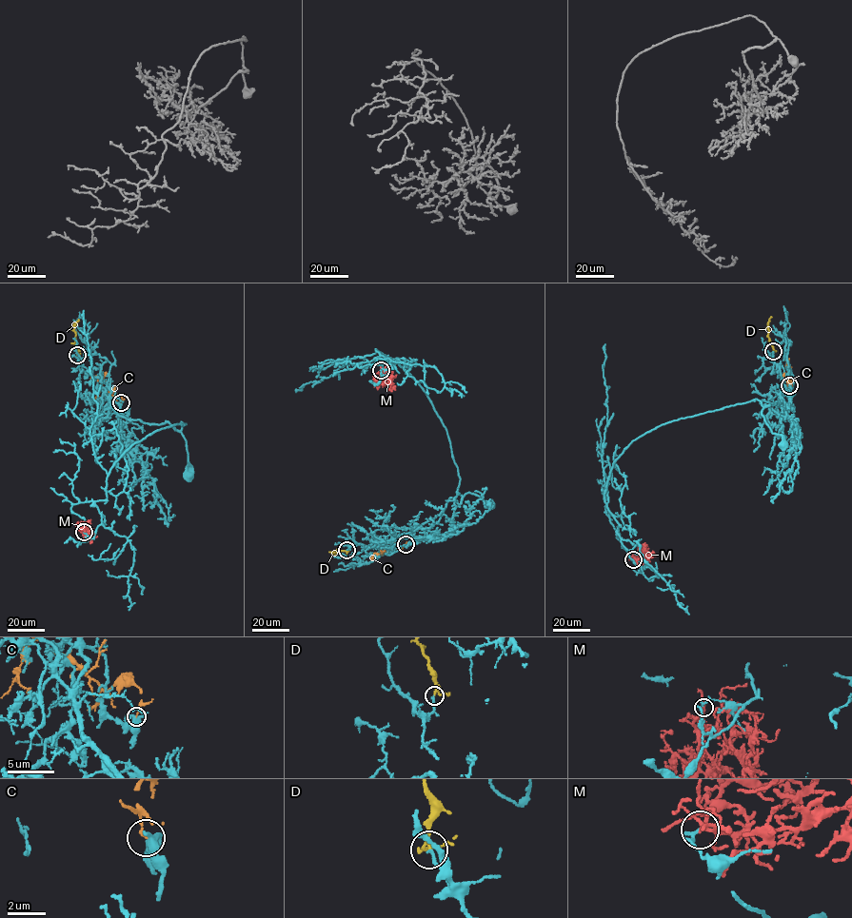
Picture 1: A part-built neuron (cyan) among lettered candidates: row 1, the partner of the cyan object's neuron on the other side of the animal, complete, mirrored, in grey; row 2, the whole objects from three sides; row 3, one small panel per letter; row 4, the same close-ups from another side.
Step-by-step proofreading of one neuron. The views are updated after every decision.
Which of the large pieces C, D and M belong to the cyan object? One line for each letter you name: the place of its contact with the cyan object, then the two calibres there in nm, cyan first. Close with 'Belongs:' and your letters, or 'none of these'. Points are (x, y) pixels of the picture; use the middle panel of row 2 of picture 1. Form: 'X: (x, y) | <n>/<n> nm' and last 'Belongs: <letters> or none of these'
D: (346, 550) | 160/120 nm
Belongs: D

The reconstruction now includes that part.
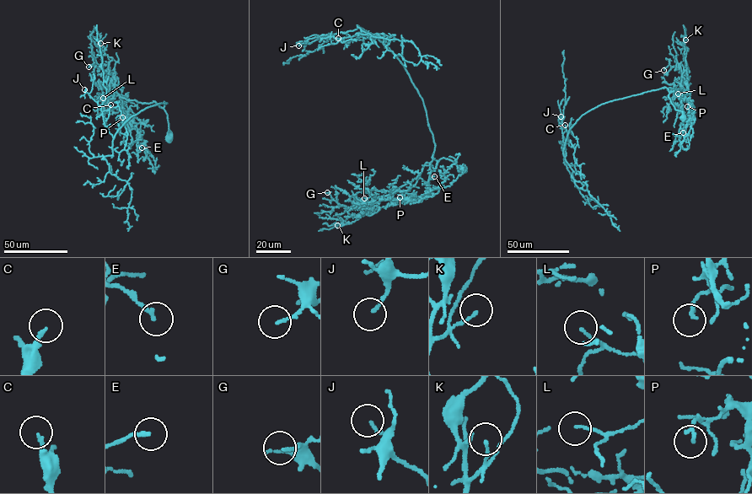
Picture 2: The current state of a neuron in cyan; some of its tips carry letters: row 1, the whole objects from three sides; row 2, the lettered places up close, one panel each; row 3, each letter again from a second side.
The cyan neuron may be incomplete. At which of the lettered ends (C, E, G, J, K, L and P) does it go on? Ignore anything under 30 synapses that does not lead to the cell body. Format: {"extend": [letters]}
{"extend": []}

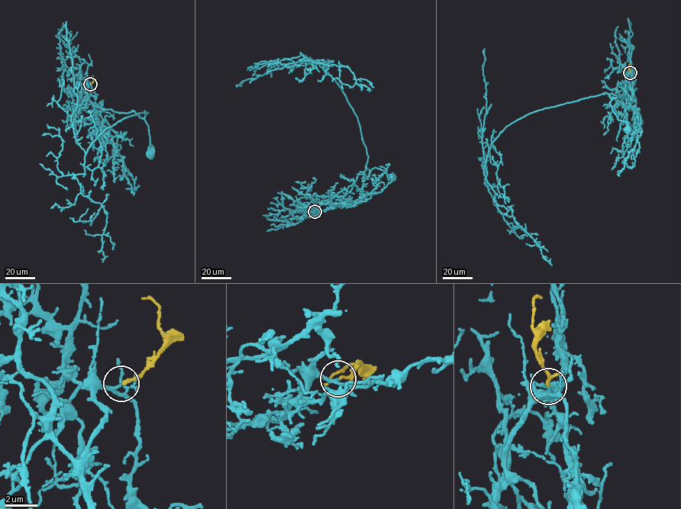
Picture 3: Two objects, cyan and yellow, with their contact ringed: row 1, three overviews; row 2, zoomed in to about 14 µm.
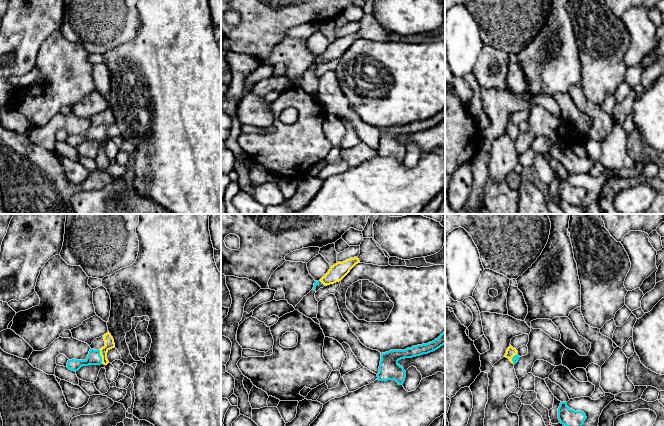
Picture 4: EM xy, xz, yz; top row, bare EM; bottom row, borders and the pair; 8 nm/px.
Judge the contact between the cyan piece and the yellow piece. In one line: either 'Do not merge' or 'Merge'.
Merge

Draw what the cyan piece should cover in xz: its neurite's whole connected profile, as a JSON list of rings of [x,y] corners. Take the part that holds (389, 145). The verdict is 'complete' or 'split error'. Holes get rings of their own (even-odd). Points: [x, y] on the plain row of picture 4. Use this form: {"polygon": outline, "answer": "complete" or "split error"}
{"polygon": [[[445,107],[434,117],[427,120],[413,122],[405,126],[390,126],[381,130],[381,137],[377,155],[379,157],[395,156],[398,161],[403,161],[406,147],[398,140],[405,134],[412,134],[433,128],[445,120]]], "answer": "complete"}

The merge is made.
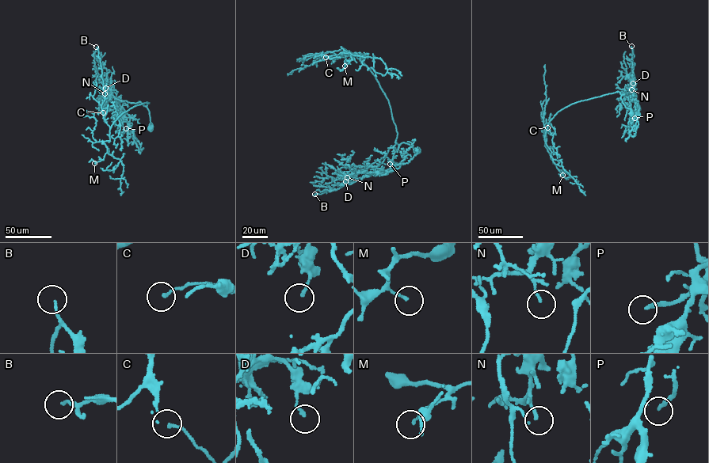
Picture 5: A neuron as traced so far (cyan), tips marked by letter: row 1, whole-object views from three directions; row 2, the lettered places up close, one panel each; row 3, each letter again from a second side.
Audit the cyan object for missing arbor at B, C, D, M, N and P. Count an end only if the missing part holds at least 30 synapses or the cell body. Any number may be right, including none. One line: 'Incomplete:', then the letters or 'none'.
Incomplete: B, P

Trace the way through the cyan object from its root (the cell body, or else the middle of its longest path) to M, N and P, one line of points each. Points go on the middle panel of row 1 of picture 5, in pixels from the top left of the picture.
M: (418, 151), (396, 142), (390, 107), (379, 82), (341, 47), (348, 52), (341, 53), (352, 55), (344, 66)
N: (418, 151), (403, 142), (397, 150), (391, 146), (379, 160), (347, 177)
P: (418, 151), (403, 142), (397, 150), (391, 146), (385, 156), (358, 172), (387, 172), (393, 164), (390, 164)

